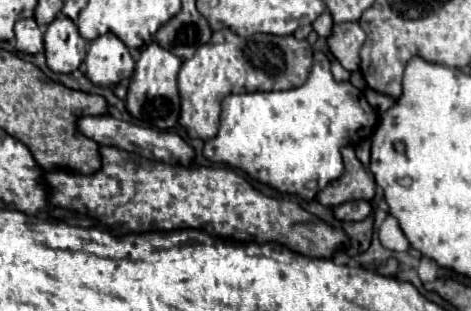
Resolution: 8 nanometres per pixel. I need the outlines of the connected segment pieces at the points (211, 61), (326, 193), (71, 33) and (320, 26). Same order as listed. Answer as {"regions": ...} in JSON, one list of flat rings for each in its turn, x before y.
{"regions":[[[227,28,213,32,211,40,197,48,191,60,185,60,179,70,181,118,179,124,191,138,213,138,219,128,221,100,227,94,273,92,301,86,311,70,313,52,307,40,293,36,253,34,247,38,229,32]],[[348,145,341,150,345,162,345,174,319,192,317,200,323,206,339,206,349,200,371,200,375,196,375,180,369,171,357,160,355,149]],[[55,18,45,30,47,66,59,74,71,74,87,56,87,42,69,18]],[[327,10,313,22,313,30,317,32,317,36,323,36,323,38,329,36,331,26,333,26,333,18,331,18,331,14]]]}

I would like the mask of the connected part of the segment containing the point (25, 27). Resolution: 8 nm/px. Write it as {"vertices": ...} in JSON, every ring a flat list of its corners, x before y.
{"vertices":[[25,18,15,24,15,38,15,48,23,54,37,54,43,50,43,32,33,18]]}

